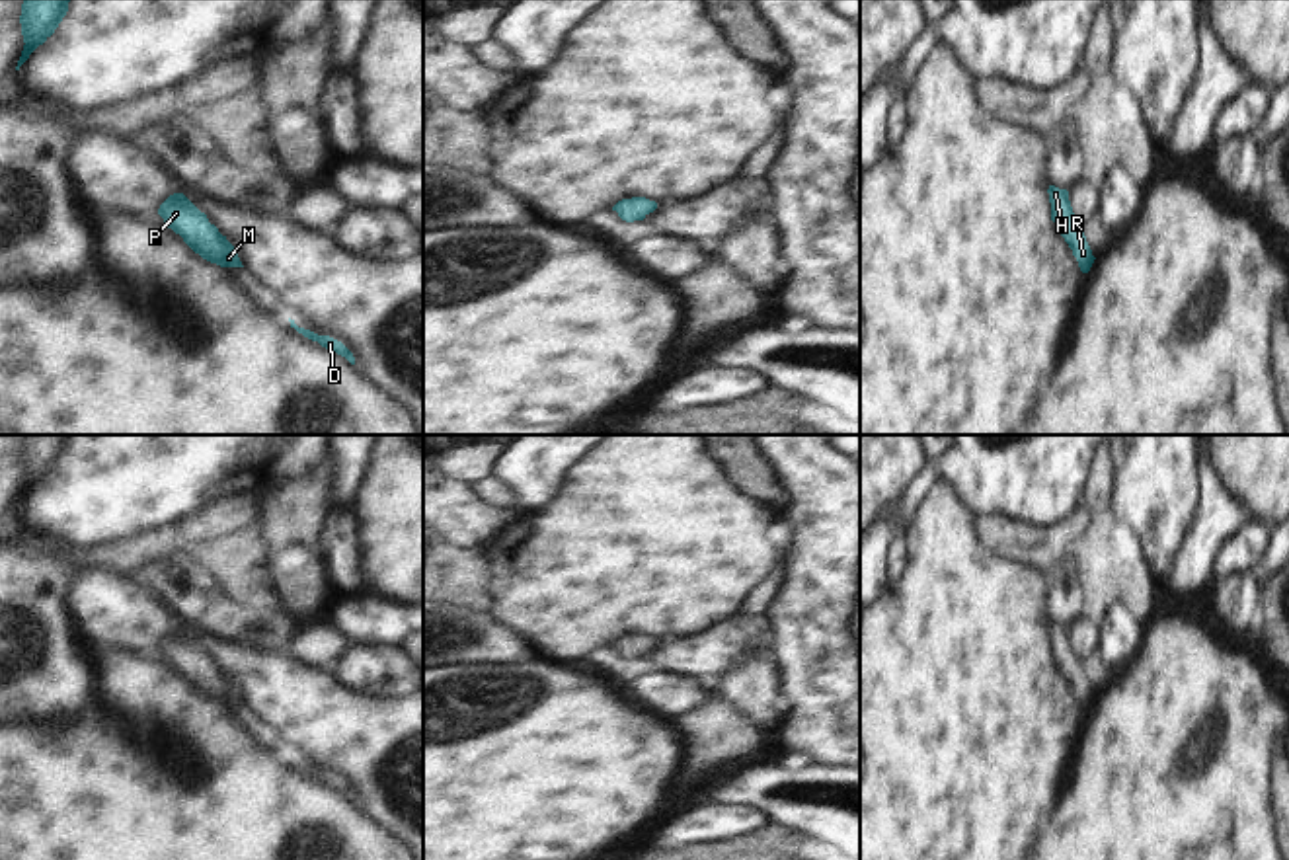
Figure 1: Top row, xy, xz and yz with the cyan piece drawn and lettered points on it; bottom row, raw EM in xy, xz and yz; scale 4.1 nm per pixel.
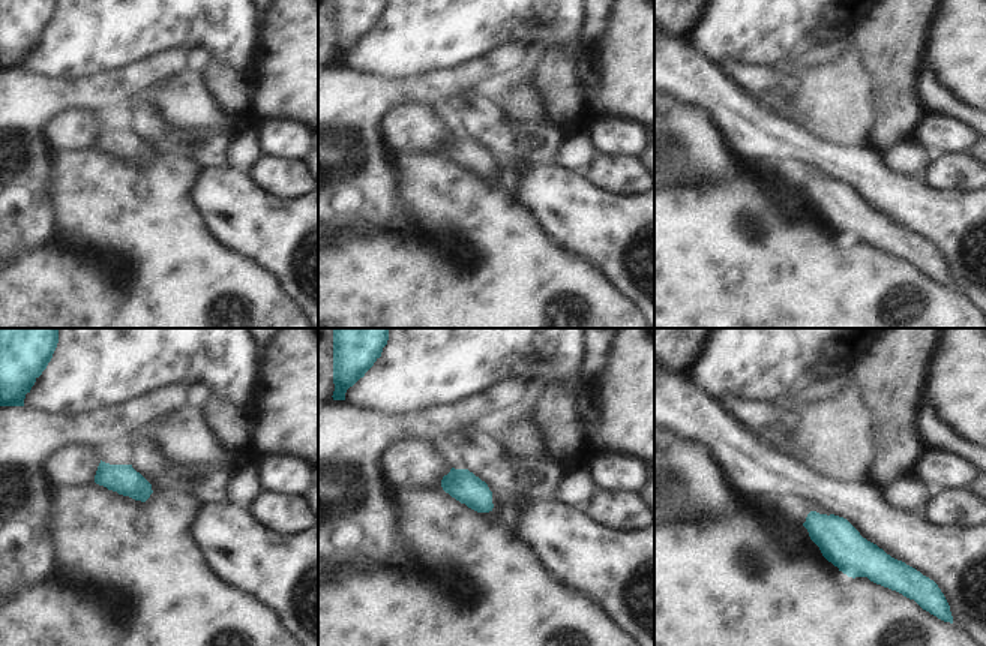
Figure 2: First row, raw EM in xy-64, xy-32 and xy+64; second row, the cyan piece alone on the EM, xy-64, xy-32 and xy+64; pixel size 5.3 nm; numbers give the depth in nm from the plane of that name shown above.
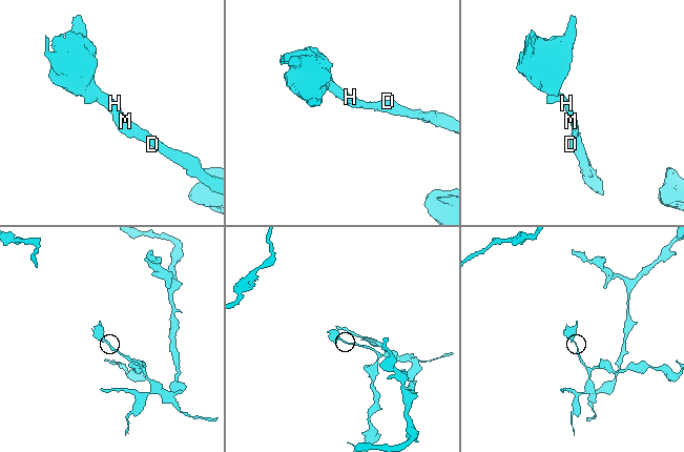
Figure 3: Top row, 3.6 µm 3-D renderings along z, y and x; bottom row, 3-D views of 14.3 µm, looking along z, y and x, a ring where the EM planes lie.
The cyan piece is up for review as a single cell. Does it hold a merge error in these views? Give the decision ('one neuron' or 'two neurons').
one neuron

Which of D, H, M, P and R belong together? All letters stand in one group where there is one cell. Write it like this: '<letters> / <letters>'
D H M P R

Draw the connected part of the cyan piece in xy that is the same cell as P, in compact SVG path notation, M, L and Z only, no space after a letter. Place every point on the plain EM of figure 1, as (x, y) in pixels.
M183 630L170 632L158 651L203 696L220 704L244 704L226 673Z

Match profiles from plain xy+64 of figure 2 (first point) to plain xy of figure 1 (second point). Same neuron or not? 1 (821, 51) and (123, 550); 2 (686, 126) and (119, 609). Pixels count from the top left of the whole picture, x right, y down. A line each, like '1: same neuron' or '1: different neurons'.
1: same neuron
2: different neurons

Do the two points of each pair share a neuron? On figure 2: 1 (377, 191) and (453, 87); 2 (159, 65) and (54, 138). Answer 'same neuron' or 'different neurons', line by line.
1: same neuron
2: different neurons

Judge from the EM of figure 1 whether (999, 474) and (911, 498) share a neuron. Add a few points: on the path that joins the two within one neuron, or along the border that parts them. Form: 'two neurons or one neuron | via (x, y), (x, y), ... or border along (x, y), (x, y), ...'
one neuron | via (977, 470), (938, 470), (933, 476)

